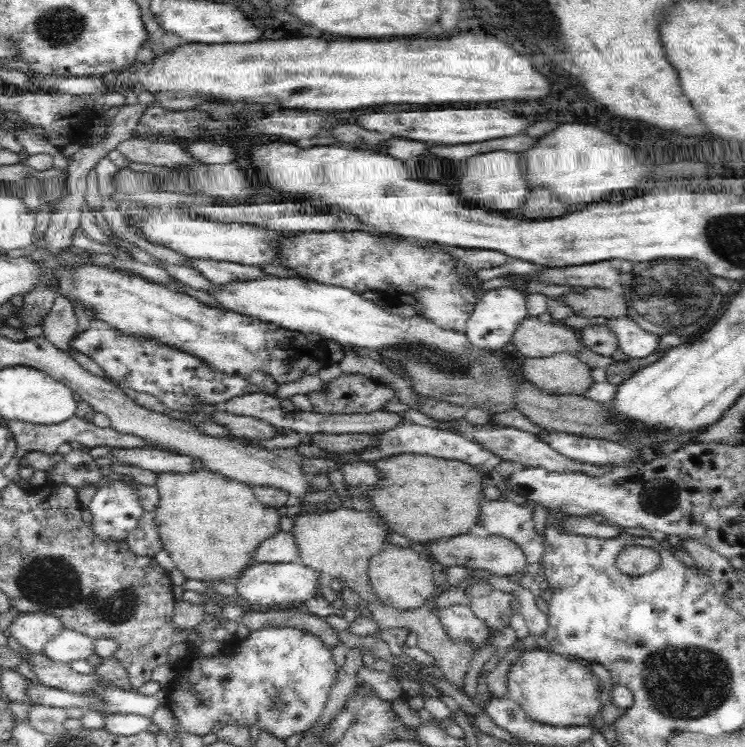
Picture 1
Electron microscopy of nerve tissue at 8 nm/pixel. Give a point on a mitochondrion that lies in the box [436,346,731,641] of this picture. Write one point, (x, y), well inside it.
(655, 498)

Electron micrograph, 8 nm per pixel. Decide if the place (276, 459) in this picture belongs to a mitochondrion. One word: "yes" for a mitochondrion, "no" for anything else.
yes

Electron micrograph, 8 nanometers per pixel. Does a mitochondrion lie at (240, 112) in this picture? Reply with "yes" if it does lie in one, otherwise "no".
yes

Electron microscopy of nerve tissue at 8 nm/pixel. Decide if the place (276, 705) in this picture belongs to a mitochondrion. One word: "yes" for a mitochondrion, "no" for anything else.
yes

